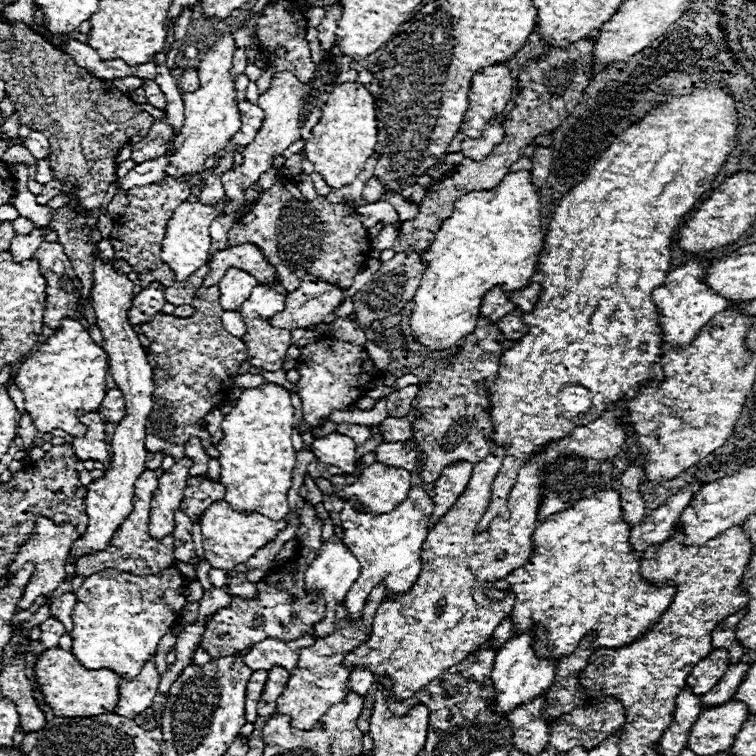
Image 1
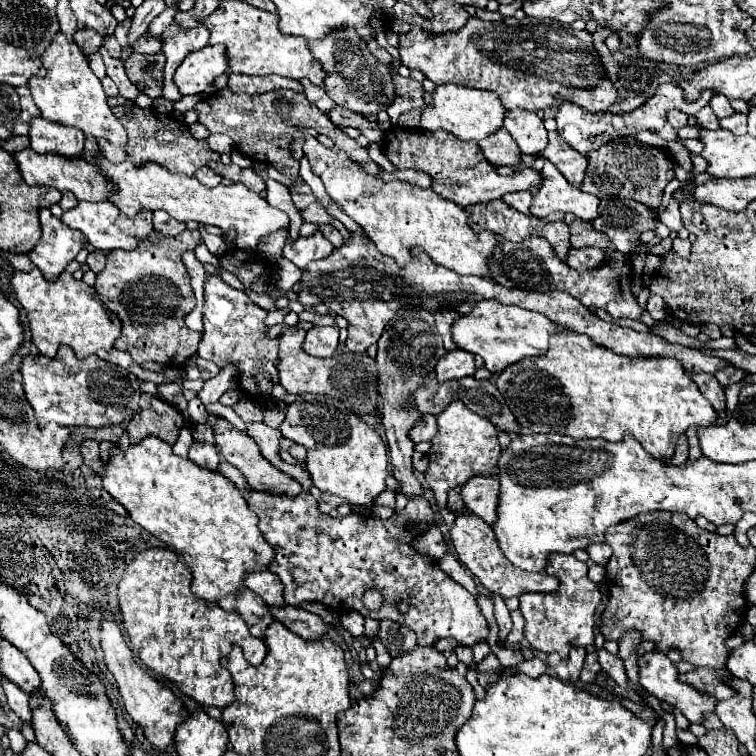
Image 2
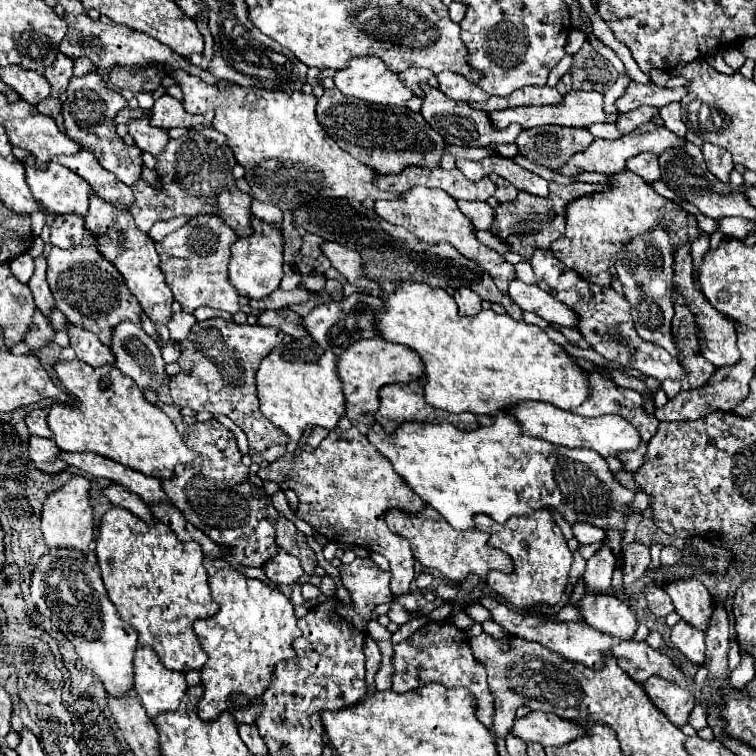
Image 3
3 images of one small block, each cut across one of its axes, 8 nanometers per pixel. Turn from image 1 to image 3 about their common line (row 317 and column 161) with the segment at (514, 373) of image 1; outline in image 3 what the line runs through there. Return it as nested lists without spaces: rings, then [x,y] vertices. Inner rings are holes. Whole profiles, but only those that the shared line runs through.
[[[116,506],[102,516],[96,556],[108,598],[118,614],[138,630],[138,644],[156,650],[162,664],[170,670],[182,674],[200,670],[208,662],[208,654],[194,634],[194,620],[214,616],[220,610],[210,596],[200,544],[180,542],[162,522],[150,526],[132,512]]]

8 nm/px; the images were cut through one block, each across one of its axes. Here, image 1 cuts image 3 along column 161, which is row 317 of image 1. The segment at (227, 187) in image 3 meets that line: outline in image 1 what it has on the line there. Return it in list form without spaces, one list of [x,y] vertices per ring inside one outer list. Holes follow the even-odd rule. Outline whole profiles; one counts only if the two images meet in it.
[[[218,286],[200,288],[192,300],[194,314],[190,318],[158,314],[152,322],[142,324],[142,334],[150,340],[148,362],[152,366],[152,412],[146,424],[146,450],[150,454],[166,452],[176,460],[184,458],[184,446],[190,436],[202,440],[202,446],[208,450],[212,446],[208,432],[198,430],[200,420],[224,402],[232,390],[230,380],[238,372],[240,364],[246,360],[246,346],[240,338],[228,334],[222,326],[222,306],[218,302]]]

